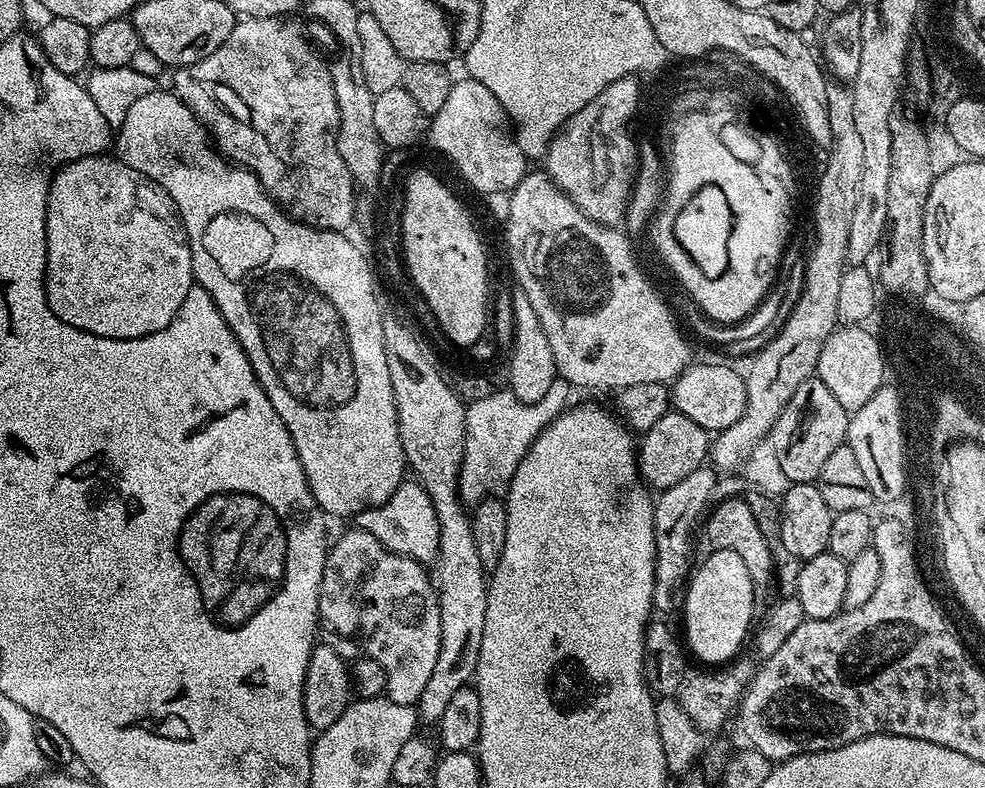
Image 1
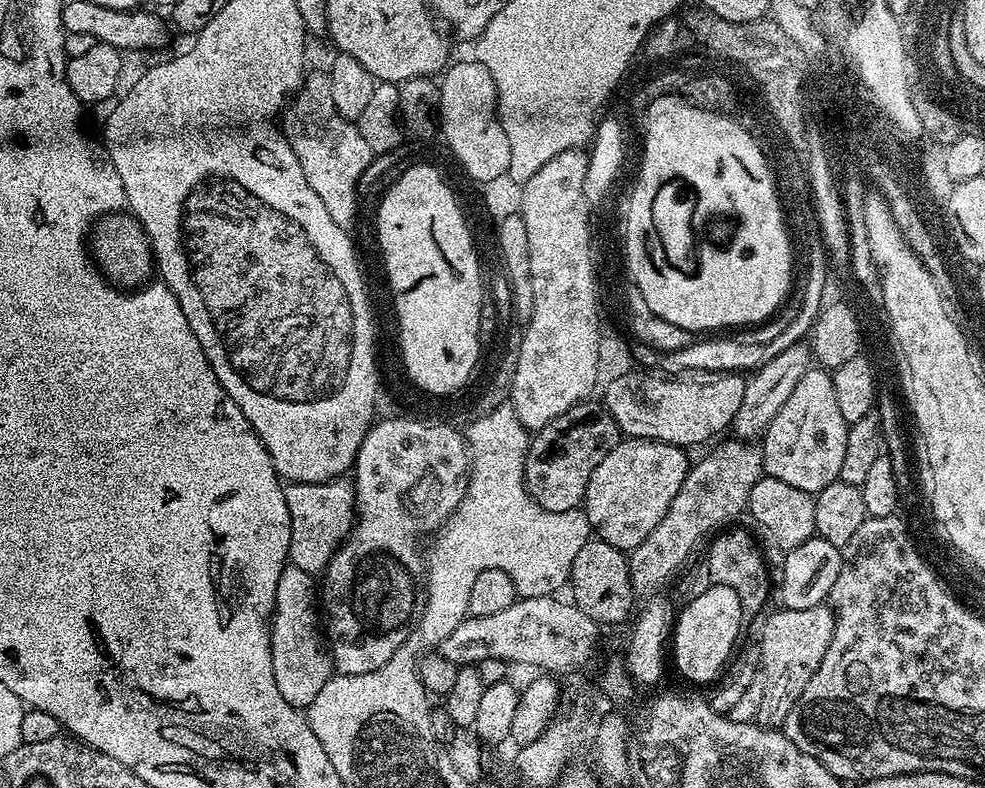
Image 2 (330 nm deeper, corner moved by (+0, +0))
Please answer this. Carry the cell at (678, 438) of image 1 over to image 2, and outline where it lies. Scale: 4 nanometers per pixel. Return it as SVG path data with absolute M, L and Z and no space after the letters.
M637 436L621 439L620 444L614 446L606 458L602 458L598 470L590 474L590 482L586 486L582 510L588 515L588 525L593 533L610 546L621 550L631 550L646 542L650 530L654 530L654 526L662 522L666 510L670 510L674 494L678 494L678 490L682 490L682 482L686 482L690 459L684 452L687 451L681 445L667 444L661 440L647 440Z

